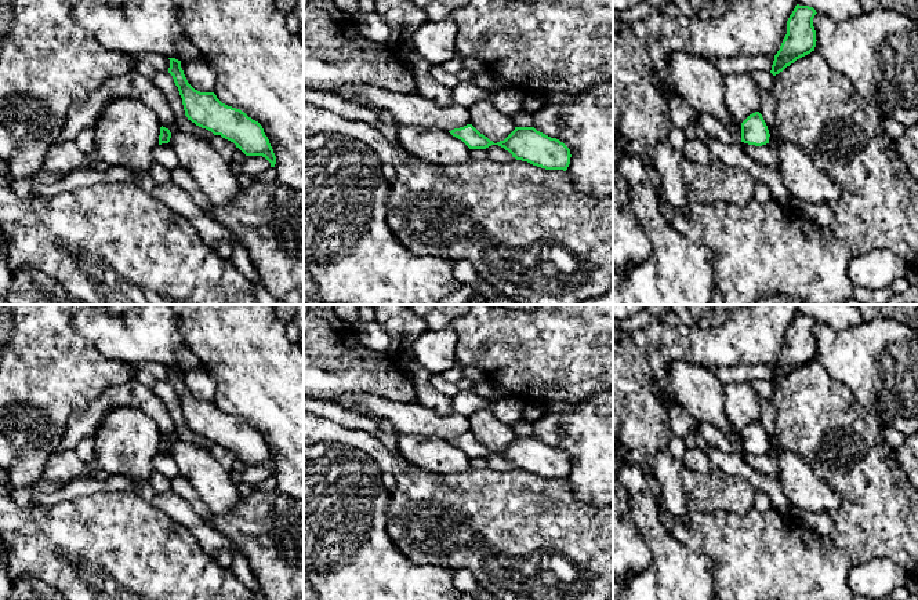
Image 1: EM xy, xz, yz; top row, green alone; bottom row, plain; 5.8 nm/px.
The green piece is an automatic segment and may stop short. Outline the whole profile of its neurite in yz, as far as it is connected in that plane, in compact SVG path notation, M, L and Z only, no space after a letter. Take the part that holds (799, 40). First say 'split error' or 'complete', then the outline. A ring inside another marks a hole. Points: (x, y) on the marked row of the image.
complete | M797 4L787 21L787 34L774 55L770 73L773 76L783 72L797 59L810 54L816 47L816 30L813 18L816 10L809 6Z

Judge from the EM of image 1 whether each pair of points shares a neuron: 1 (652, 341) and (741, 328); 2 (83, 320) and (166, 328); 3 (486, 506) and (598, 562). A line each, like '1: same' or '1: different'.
1: same
2: same
3: same

